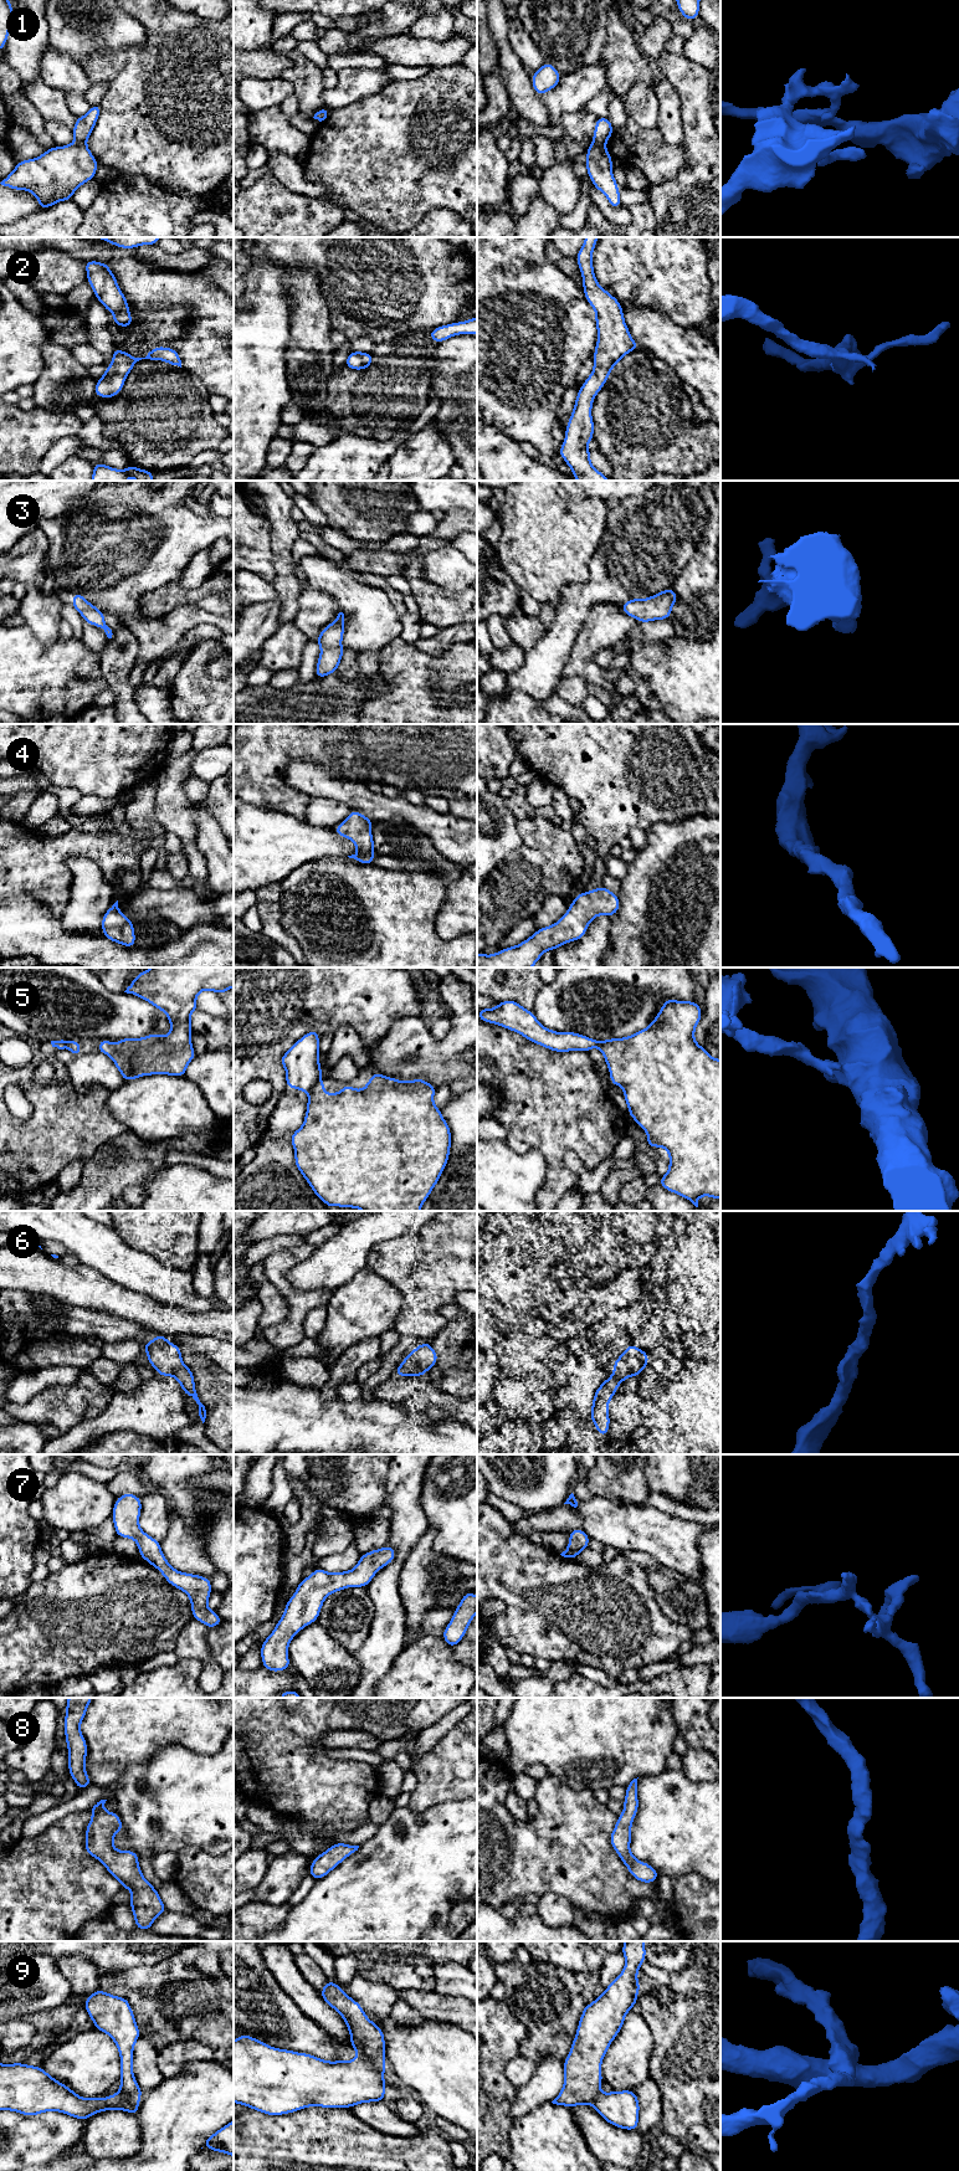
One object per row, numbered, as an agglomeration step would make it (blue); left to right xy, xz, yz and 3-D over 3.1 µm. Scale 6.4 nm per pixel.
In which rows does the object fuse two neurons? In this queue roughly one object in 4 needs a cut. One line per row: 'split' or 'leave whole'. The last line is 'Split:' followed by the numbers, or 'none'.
1: split
2: leave whole
3: leave whole
4: leave whole
5: split
6: leave whole
7: leave whole
8: leave whole
9: leave whole
Split: 1, 5

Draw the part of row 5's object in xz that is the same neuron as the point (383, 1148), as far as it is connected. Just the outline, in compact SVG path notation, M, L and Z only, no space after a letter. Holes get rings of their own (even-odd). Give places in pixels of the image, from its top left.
M378 1071L371 1074L365 1088L353 1089L350 1084L347 1083L340 1092L333 1094L325 1093L324 1082L319 1079L308 1092L307 1112L303 1125L289 1136L296 1154L296 1167L307 1180L313 1192L329 1208L339 1206L363 1211L420 1211L422 1203L440 1180L451 1150L451 1130L447 1122L442 1118L441 1109L436 1108L434 1104L435 1090L436 1087L424 1079L416 1078L402 1082L396 1078L385 1077Z

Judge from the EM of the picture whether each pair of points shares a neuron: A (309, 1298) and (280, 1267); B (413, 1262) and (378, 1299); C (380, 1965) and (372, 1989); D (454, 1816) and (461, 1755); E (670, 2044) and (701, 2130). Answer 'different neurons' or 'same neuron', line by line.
A: same neuron
B: different neurons
C: different neurons
D: different neurons
E: different neurons

